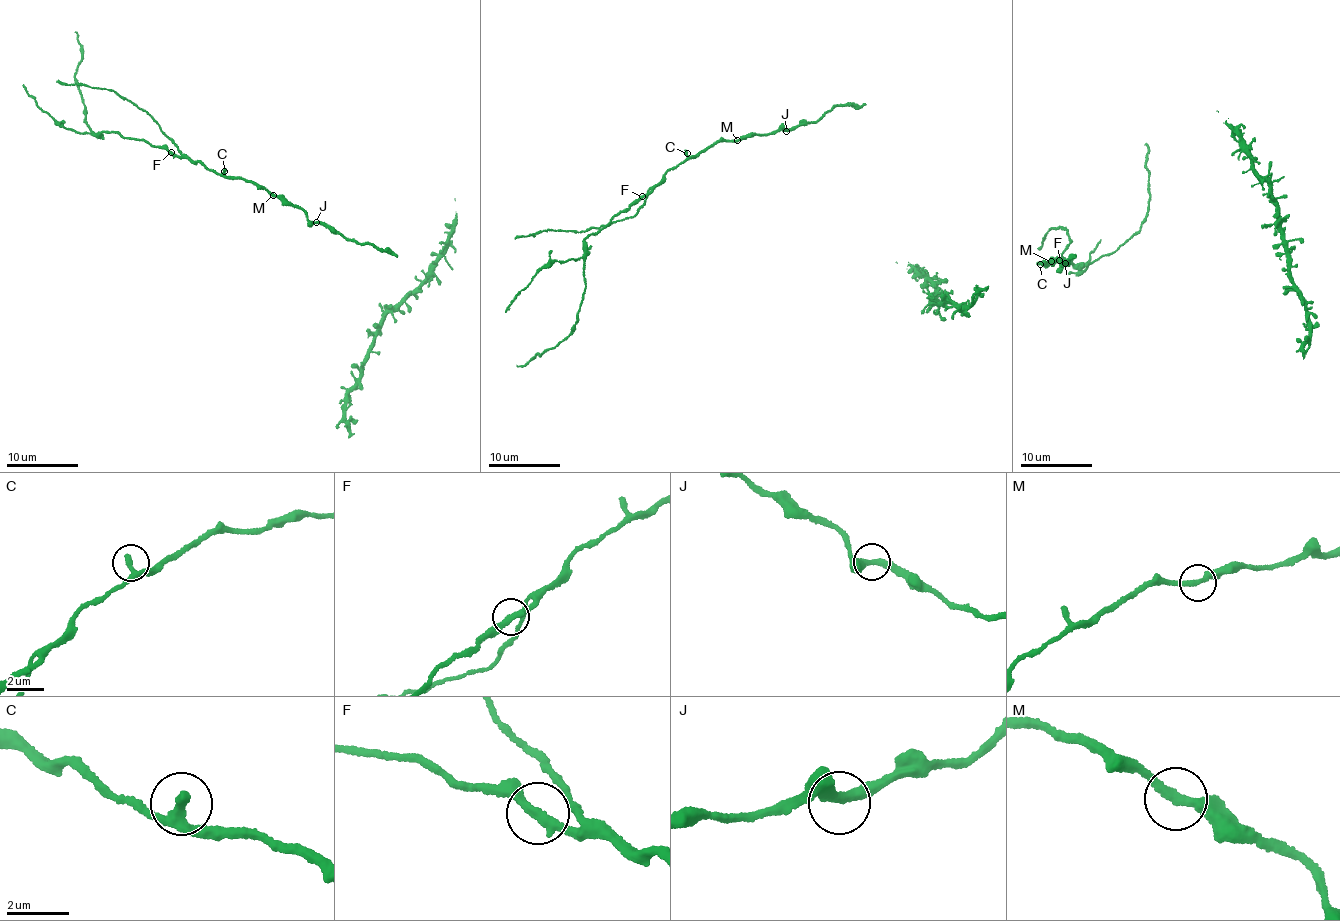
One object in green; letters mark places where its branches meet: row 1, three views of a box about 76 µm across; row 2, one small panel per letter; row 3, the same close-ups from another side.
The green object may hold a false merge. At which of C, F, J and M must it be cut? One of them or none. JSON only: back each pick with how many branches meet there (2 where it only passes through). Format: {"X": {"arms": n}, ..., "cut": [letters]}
{"cut": []}

